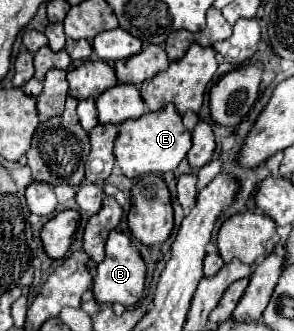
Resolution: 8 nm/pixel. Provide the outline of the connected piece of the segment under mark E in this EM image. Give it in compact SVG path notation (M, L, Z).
M169 103L157 113L145 113L139 119L127 119L119 125L119 135L115 139L115 159L125 177L145 175L145 173L165 173L175 171L191 149L191 133L183 127L179 111Z

